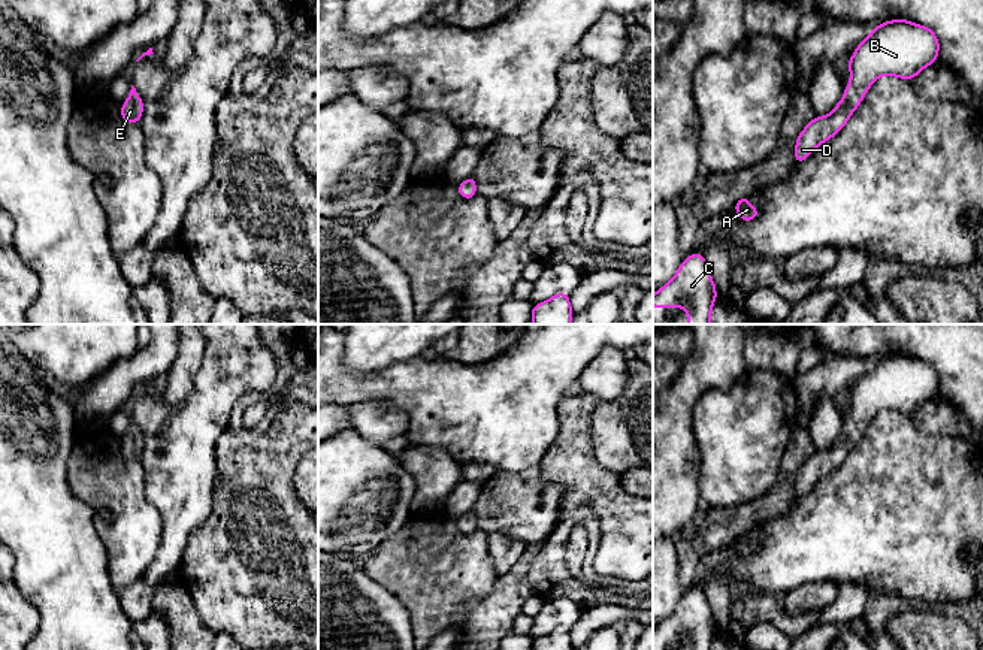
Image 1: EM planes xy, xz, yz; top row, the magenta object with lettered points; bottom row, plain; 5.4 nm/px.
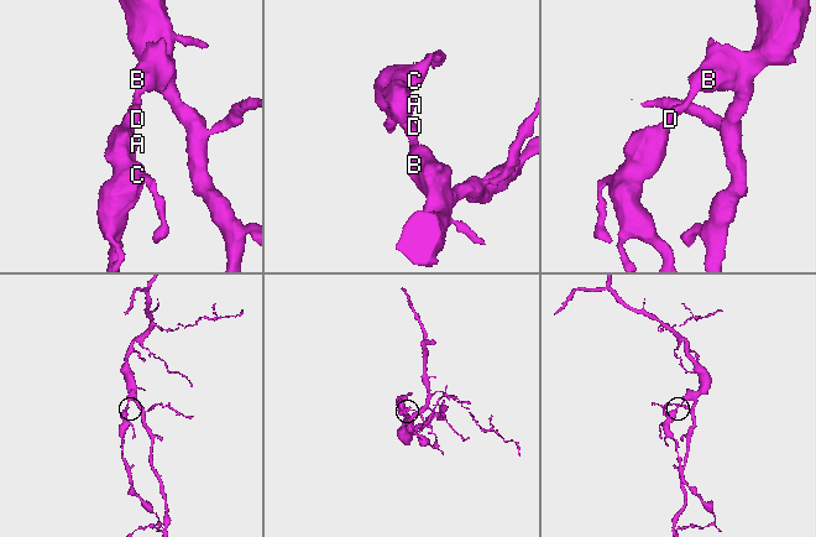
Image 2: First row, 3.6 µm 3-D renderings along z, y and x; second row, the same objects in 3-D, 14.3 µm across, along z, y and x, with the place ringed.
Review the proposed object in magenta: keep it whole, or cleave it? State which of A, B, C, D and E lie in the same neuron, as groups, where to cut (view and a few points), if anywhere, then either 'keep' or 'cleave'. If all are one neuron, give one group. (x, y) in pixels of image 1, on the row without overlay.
groups A B C D E; cut none; keep

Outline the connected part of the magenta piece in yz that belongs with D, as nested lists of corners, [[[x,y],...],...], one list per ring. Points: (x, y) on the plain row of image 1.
[[[890,354],[872,363],[849,393],[850,417],[829,450],[814,451],[796,472],[795,499],[802,498],[823,477],[834,472],[862,438],[869,421],[884,409],[910,415],[937,396],[940,375],[926,362]]]

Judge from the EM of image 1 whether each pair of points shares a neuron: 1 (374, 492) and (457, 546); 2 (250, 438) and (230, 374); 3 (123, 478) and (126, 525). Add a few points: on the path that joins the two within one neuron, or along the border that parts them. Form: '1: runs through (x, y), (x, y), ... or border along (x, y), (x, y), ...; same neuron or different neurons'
1: border along (411, 513), (384, 540); different neurons
2: border along (242, 395), (232, 408), (227, 429); different neurons
3: runs through (123, 490), (126, 513); same neuron

